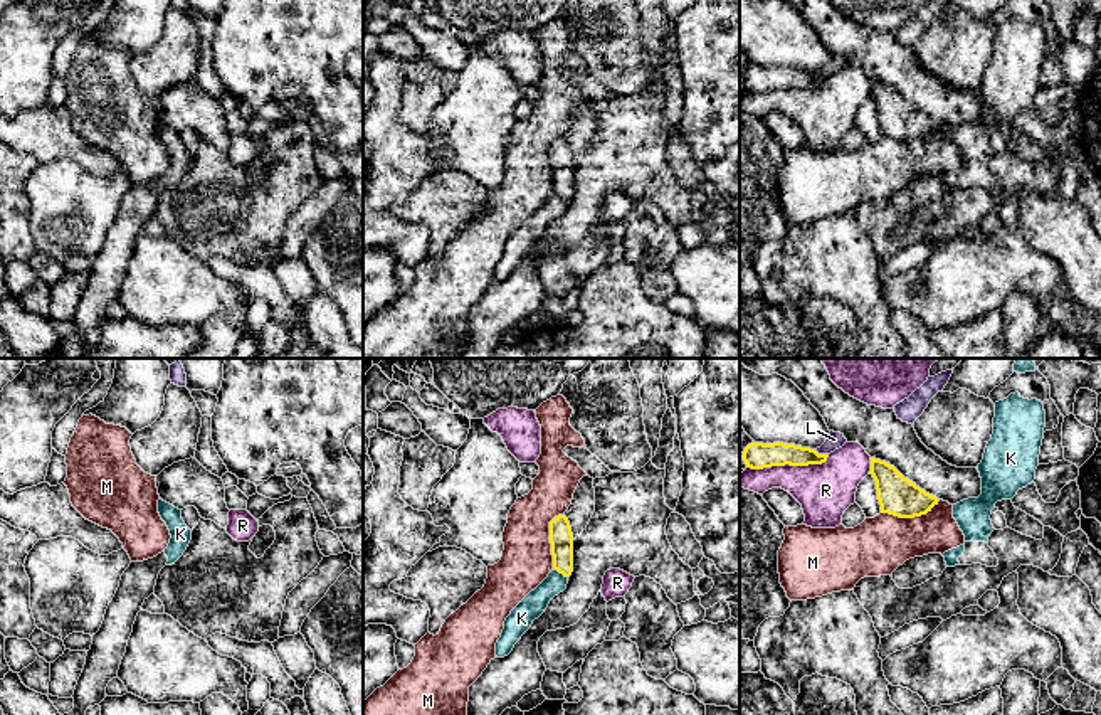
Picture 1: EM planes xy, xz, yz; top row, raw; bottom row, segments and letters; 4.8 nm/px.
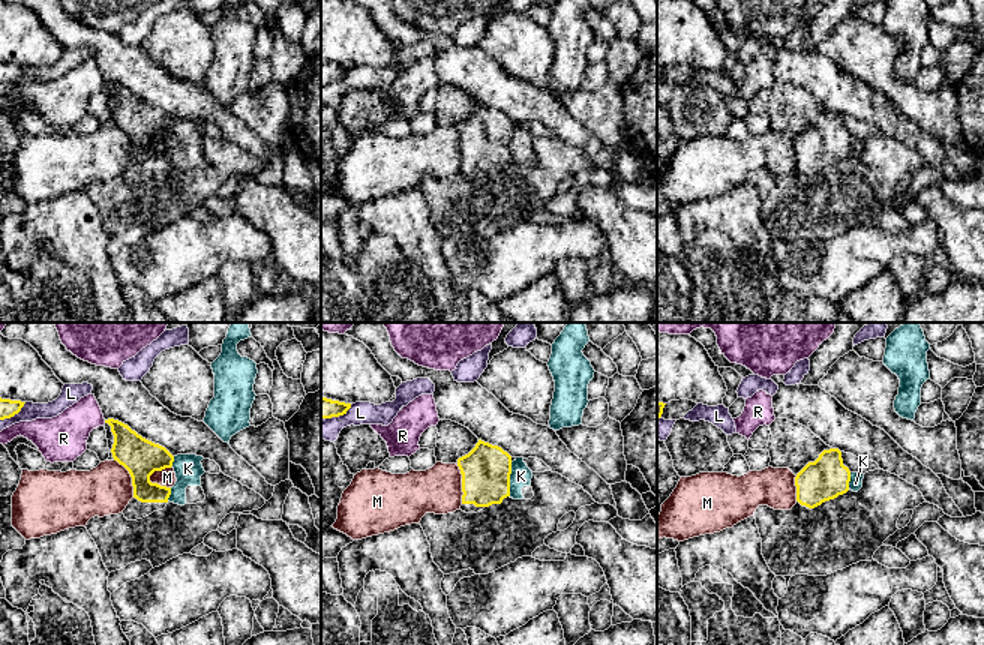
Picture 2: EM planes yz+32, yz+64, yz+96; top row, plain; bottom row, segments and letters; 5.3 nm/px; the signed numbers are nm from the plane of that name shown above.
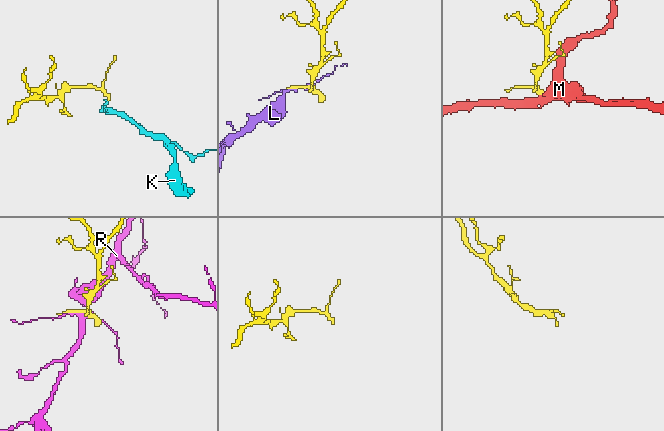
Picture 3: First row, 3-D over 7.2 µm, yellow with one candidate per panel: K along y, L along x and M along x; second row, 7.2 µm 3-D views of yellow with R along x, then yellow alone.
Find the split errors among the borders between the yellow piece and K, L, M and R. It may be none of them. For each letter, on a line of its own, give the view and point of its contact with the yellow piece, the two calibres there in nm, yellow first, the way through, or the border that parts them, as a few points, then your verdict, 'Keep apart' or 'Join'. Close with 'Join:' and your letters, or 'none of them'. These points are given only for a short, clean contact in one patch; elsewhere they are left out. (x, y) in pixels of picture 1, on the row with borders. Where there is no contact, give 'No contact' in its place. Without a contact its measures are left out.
K: Touches yellow at xz (560, 572). Thickness 110 nm (yellow) against 110 nm. Boundary: xz (553, 567), (567, 577). Keep apart
L: Touches yellow at yz (821, 455). Thickness 110 nm (yellow) against 80 nm. Keep apart
M: Touches yellow at yz (910, 517). Thickness 190 nm (yellow) against 280 nm. Keep apart
R: Touches yellow at yz (789, 463). Thickness 130 nm (yellow) against 260 nm. Keep apart
Join: none of them

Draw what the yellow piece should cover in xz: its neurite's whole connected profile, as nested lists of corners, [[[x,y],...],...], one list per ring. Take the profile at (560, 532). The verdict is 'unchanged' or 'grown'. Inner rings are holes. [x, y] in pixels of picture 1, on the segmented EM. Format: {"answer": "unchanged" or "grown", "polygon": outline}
{"answer": "unchanged", "polygon": [[[558,515],[550,522],[550,543],[553,569],[570,577],[573,572],[573,533],[565,515]]]}

